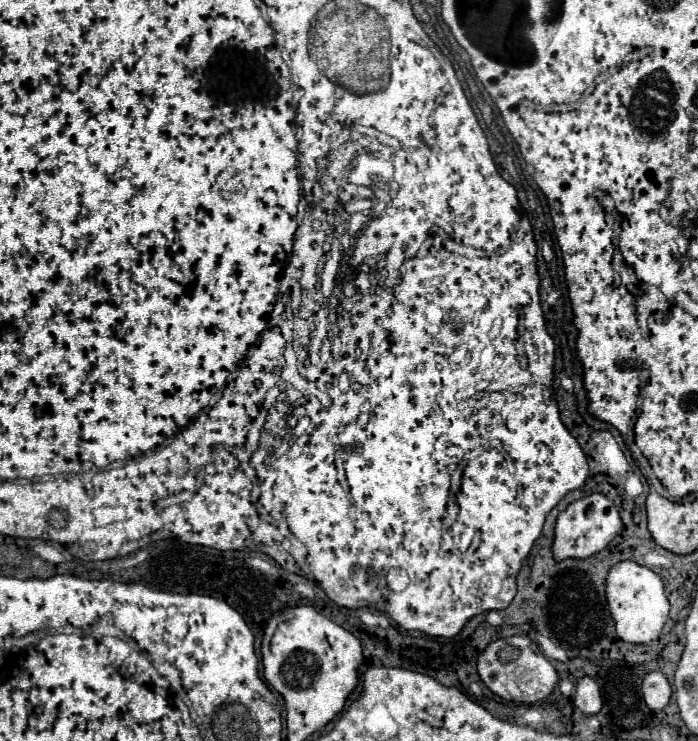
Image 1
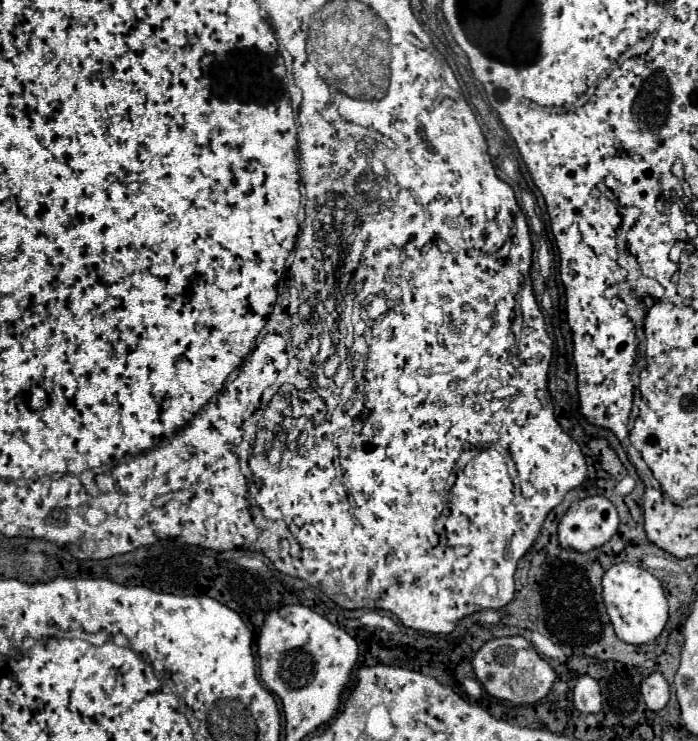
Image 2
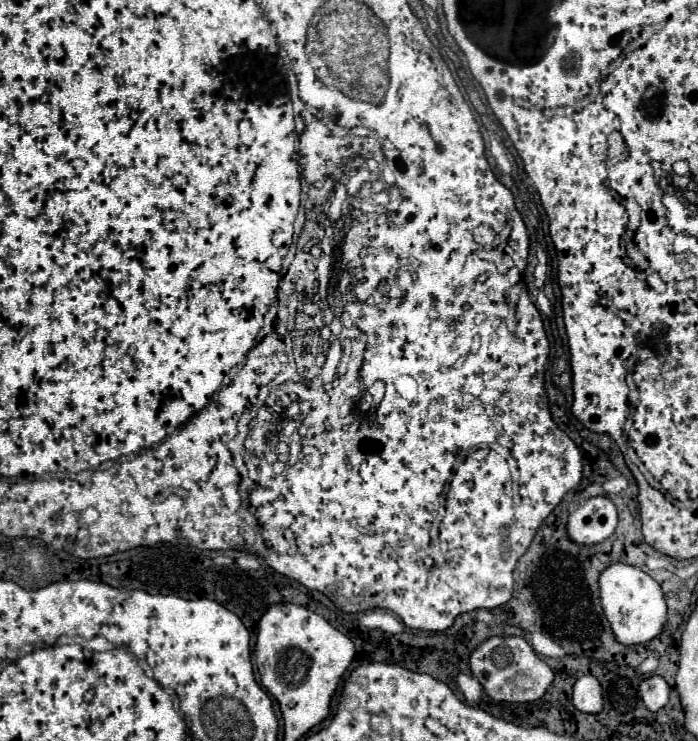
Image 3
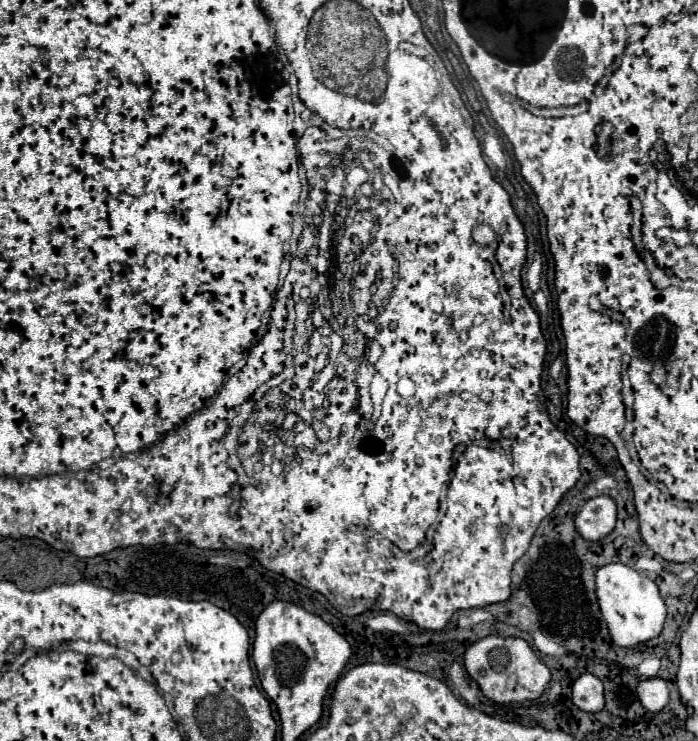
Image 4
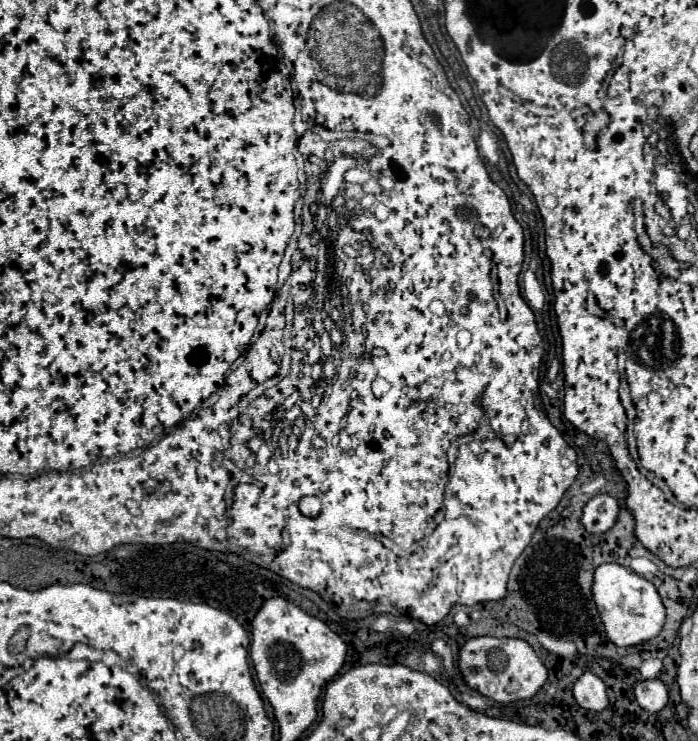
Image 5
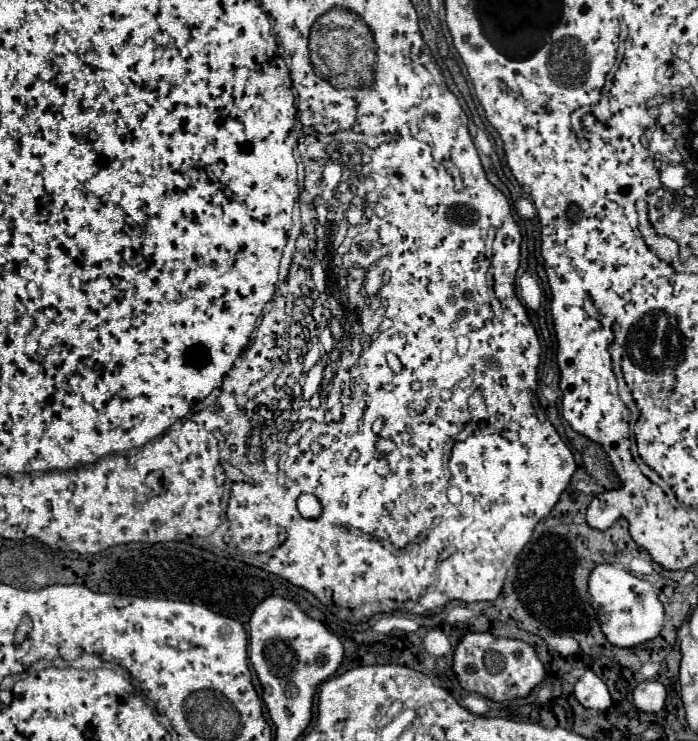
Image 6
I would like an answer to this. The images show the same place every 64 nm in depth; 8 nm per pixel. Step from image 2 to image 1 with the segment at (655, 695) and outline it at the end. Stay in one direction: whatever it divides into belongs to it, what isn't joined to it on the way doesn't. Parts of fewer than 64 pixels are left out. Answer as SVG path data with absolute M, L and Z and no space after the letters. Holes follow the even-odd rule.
M654 670L644 678L642 692L644 692L644 700L650 710L662 710L670 700L672 688L670 688L666 676L660 670Z

